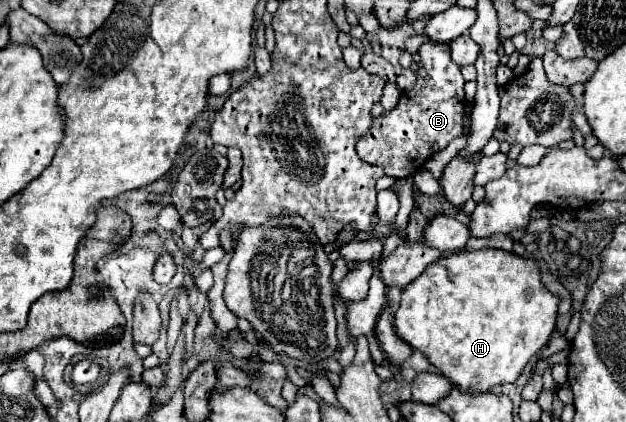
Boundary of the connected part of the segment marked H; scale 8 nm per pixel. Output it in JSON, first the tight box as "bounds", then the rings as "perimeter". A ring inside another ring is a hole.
{"bounds":[395,249,561,393],"perimeter":[[[503,249],[461,251],[441,255],[403,291],[401,305],[395,313],[395,331],[403,341],[425,353],[447,379],[461,391],[479,393],[493,385],[513,383],[525,365],[547,345],[555,323],[561,297],[551,293],[541,281],[541,267],[531,257],[519,257]]]}

